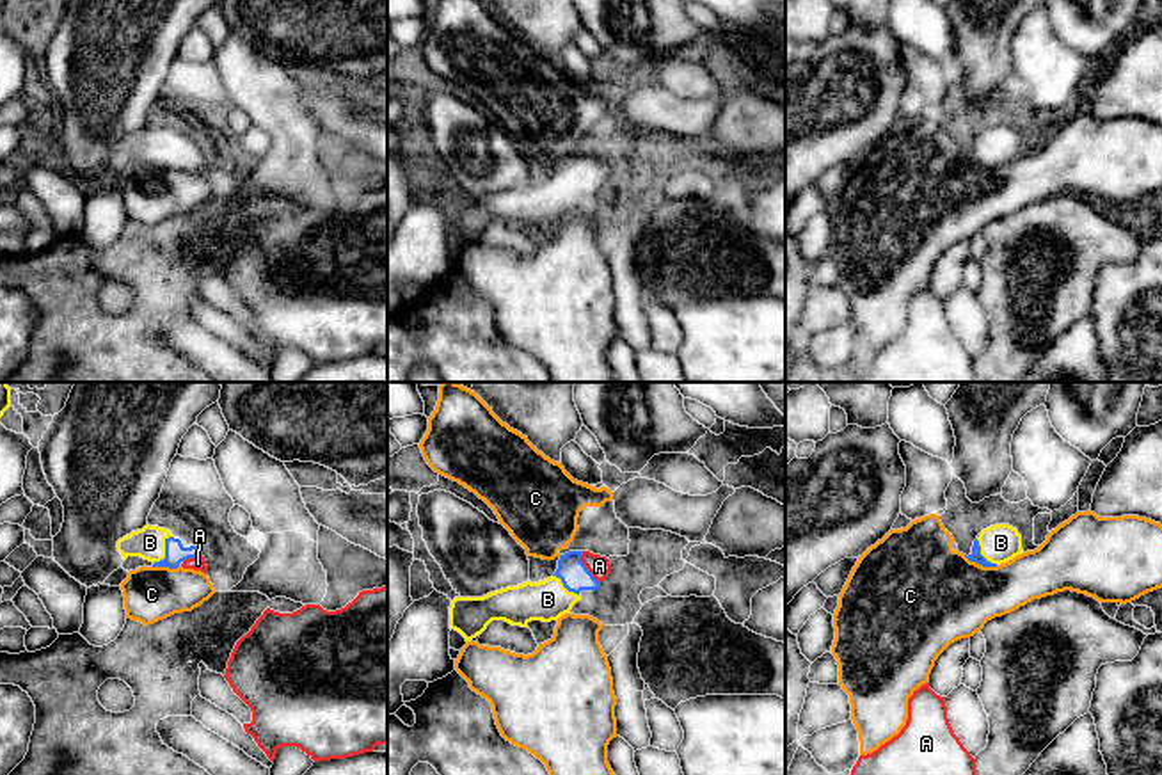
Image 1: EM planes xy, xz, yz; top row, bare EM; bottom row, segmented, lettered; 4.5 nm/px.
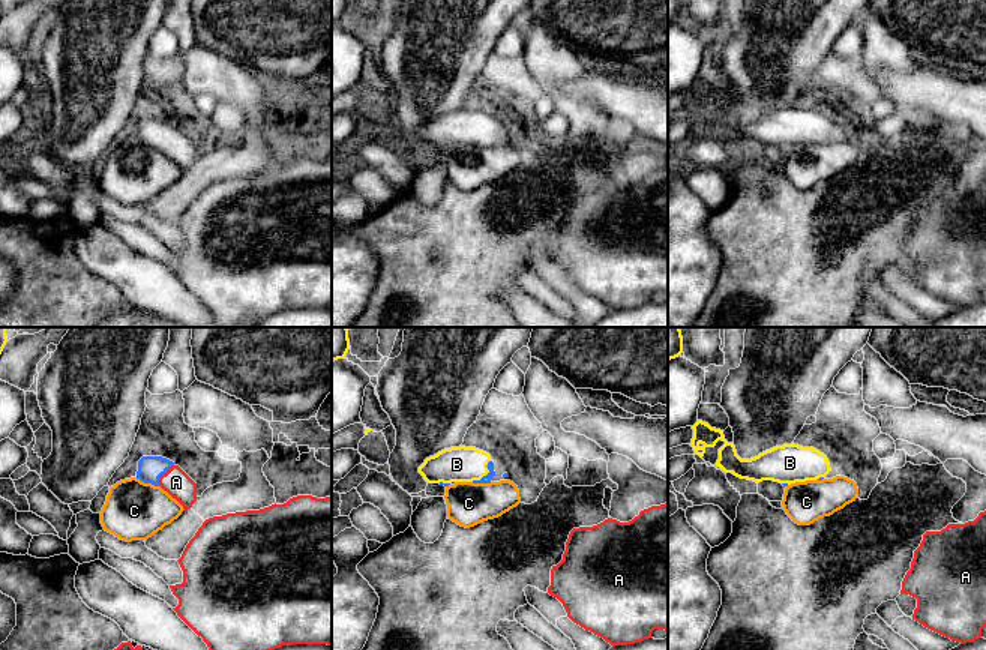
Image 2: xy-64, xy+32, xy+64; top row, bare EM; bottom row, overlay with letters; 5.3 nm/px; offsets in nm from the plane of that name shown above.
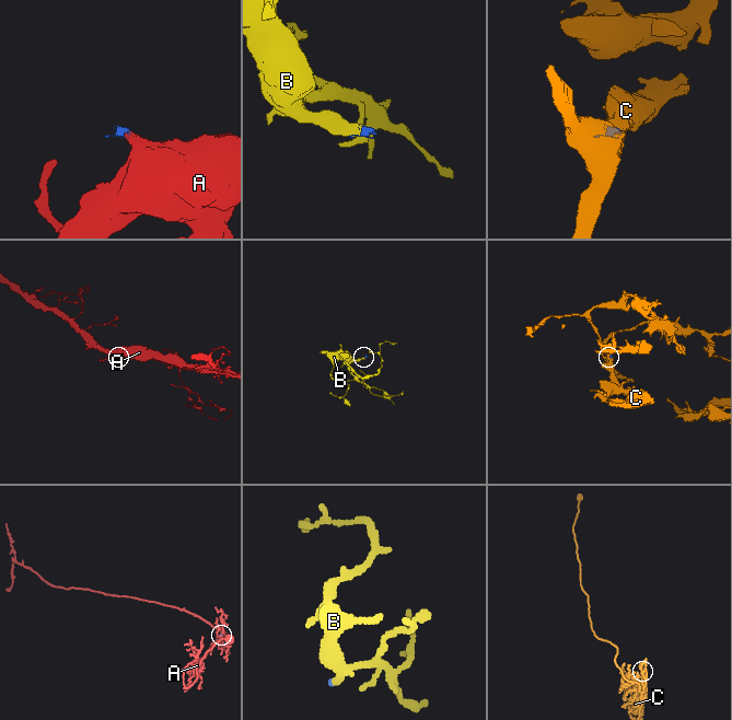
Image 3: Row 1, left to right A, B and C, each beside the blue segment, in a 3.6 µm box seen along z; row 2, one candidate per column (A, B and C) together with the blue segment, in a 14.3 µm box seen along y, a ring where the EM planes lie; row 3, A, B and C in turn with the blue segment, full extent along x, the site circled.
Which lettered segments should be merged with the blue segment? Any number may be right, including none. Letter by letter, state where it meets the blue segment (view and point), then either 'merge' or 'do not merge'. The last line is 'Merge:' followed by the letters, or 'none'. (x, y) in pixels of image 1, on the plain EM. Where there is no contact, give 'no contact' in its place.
A: meets blue in xz at (585, 169); merge
B: meets blue in xy at (166, 153); merge
C: meets blue in yz at (981, 166); do not merge
Merge: A, B

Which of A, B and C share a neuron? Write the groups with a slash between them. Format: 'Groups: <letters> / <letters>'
Groups: A B / C

